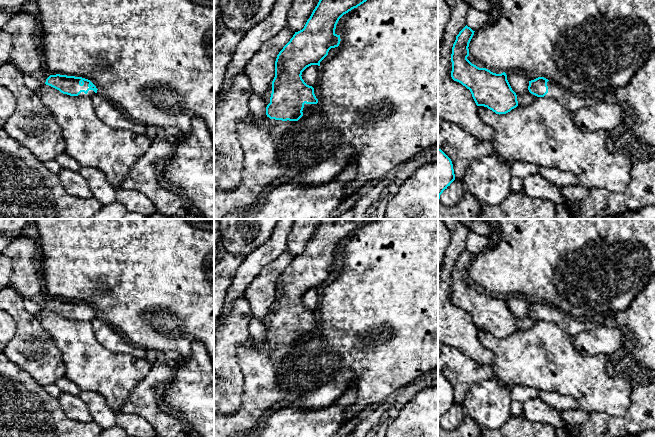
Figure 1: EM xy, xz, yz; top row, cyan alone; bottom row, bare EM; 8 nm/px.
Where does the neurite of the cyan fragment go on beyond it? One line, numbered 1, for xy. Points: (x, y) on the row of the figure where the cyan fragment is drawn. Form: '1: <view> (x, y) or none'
1: xy (27, 55)

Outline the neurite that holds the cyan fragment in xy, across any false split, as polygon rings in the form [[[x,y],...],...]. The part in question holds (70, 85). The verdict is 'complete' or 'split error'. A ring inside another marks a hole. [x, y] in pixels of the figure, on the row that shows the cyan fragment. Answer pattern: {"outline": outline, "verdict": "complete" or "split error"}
{"outline": [[[19,12],[14,14],[1,31],[12,36],[10,62],[22,73],[29,74],[41,85],[46,84],[63,94],[90,97],[99,90],[88,79],[67,75],[50,75],[45,69],[41,43],[41,26],[33,15]]], "verdict": "split error"}

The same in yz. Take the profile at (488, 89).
{"outline": [[[466,25],[456,36],[451,54],[451,77],[470,90],[477,106],[487,107],[499,115],[506,114],[518,106],[517,95],[505,72],[493,73],[477,67],[467,59],[474,32]]], "verdict": "complete"}

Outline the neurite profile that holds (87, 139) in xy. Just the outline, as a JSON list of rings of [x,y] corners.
[[[43,84],[35,90],[62,130],[65,153],[81,167],[102,171],[119,188],[134,163],[151,145],[147,134],[113,129],[96,115],[90,97],[70,96]]]

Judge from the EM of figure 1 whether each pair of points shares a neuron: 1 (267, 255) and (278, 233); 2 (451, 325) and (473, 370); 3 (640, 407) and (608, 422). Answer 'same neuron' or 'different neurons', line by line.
1: same neuron
2: different neurons
3: same neuron

